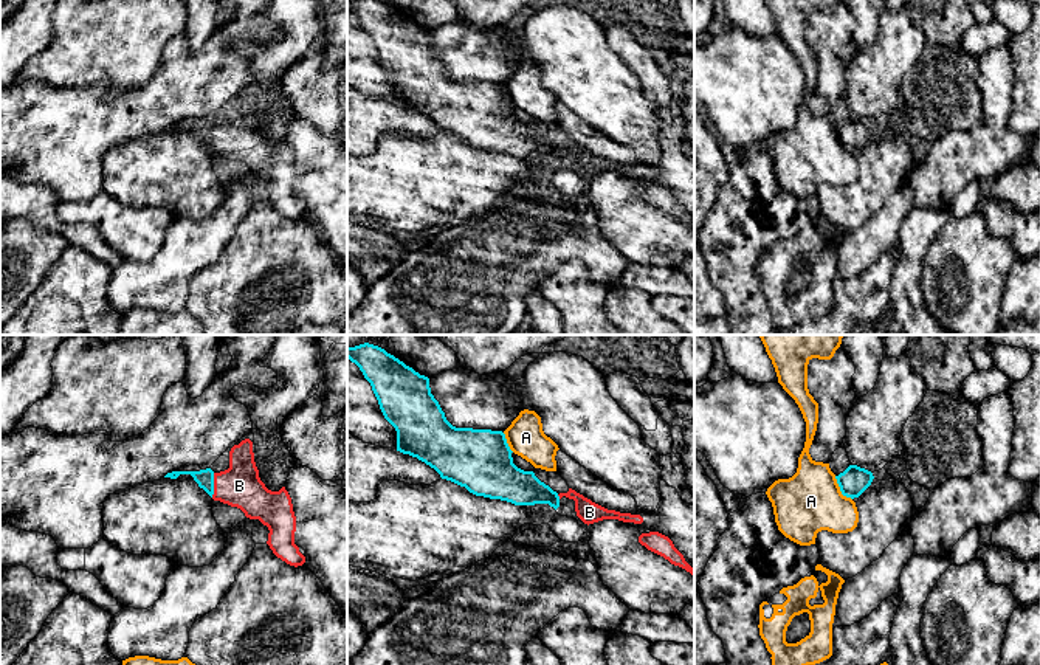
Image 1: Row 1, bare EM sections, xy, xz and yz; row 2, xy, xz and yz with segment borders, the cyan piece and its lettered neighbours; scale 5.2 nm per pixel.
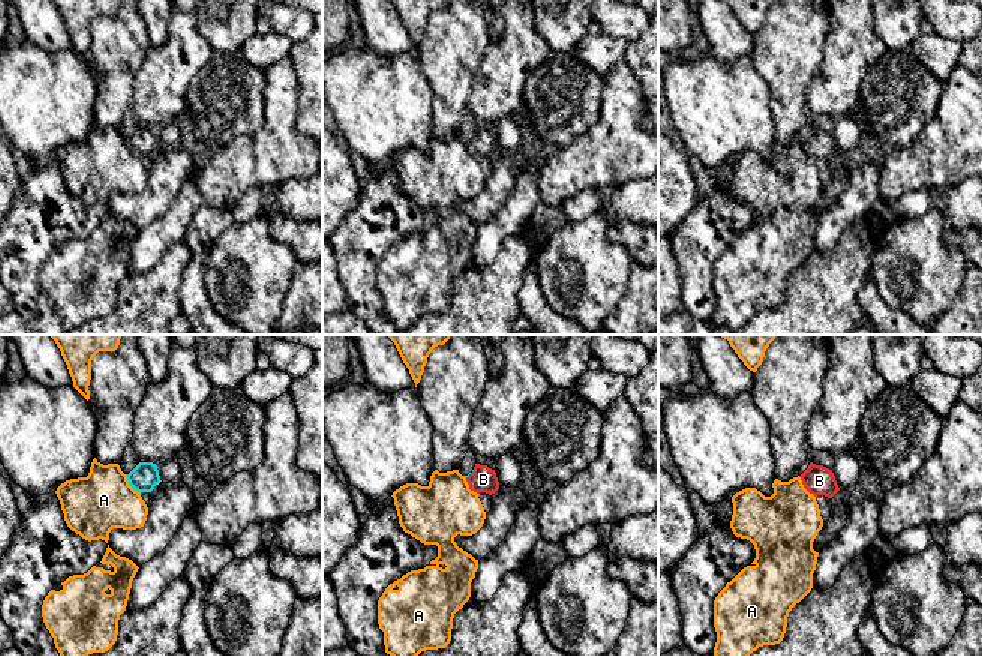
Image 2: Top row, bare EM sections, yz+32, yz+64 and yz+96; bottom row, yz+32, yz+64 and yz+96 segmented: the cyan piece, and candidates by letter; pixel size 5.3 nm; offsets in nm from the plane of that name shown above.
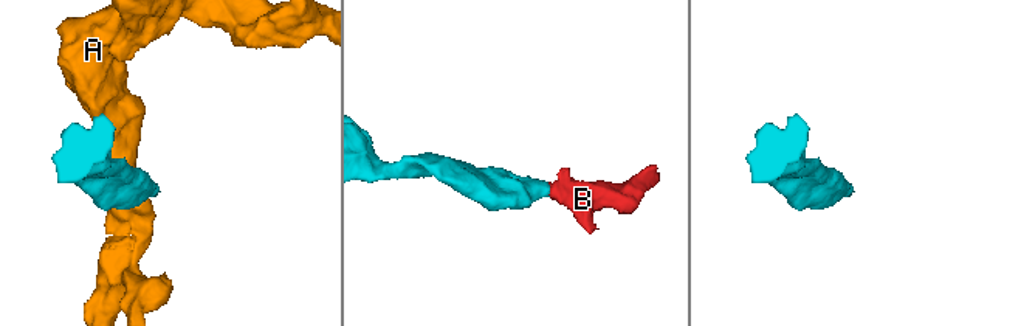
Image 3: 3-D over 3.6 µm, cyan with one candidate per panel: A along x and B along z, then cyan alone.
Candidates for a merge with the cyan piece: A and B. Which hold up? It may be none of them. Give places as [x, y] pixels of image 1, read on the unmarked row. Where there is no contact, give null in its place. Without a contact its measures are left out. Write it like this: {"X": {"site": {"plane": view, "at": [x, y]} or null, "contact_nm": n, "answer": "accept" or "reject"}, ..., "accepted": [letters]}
{"A": {"site": {"plane": "yz", "at": [840, 143]}, "contact_nm": 160, "answer": "reject"}, "B": {"site": {"plane": "xy", "at": [213, 138]}, "contact_nm": 130, "answer": "accept"}, "accepted": ["B"]}

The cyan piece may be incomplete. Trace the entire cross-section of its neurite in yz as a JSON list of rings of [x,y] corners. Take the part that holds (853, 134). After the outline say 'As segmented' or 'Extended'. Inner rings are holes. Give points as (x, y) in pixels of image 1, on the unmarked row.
[[[849,118],[843,126],[835,129],[840,144],[846,150],[859,150],[873,135],[871,124],[857,118]]]. As segmented

